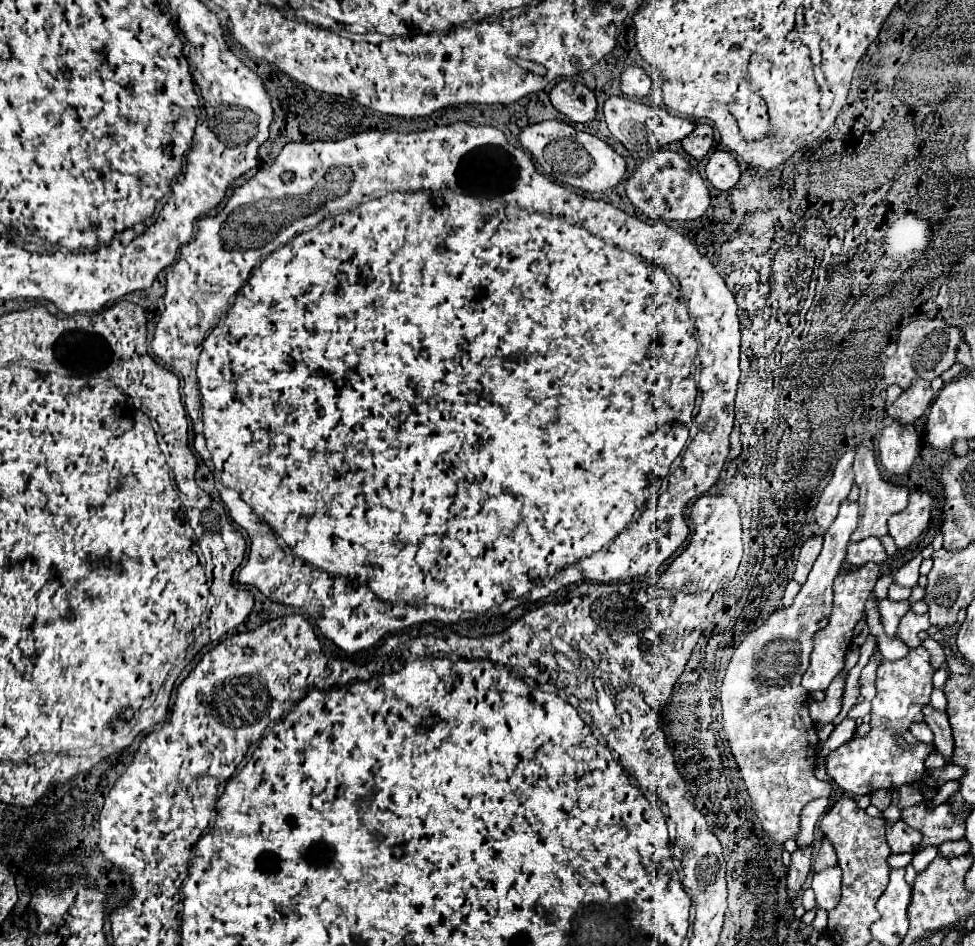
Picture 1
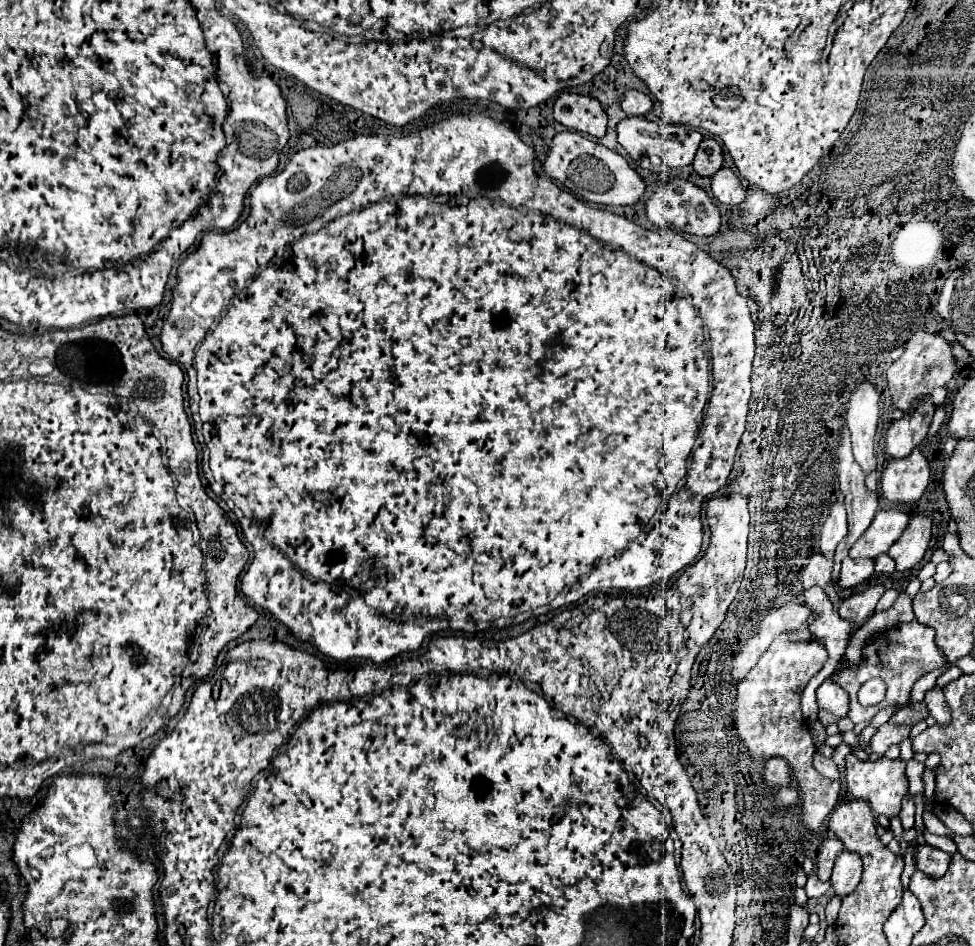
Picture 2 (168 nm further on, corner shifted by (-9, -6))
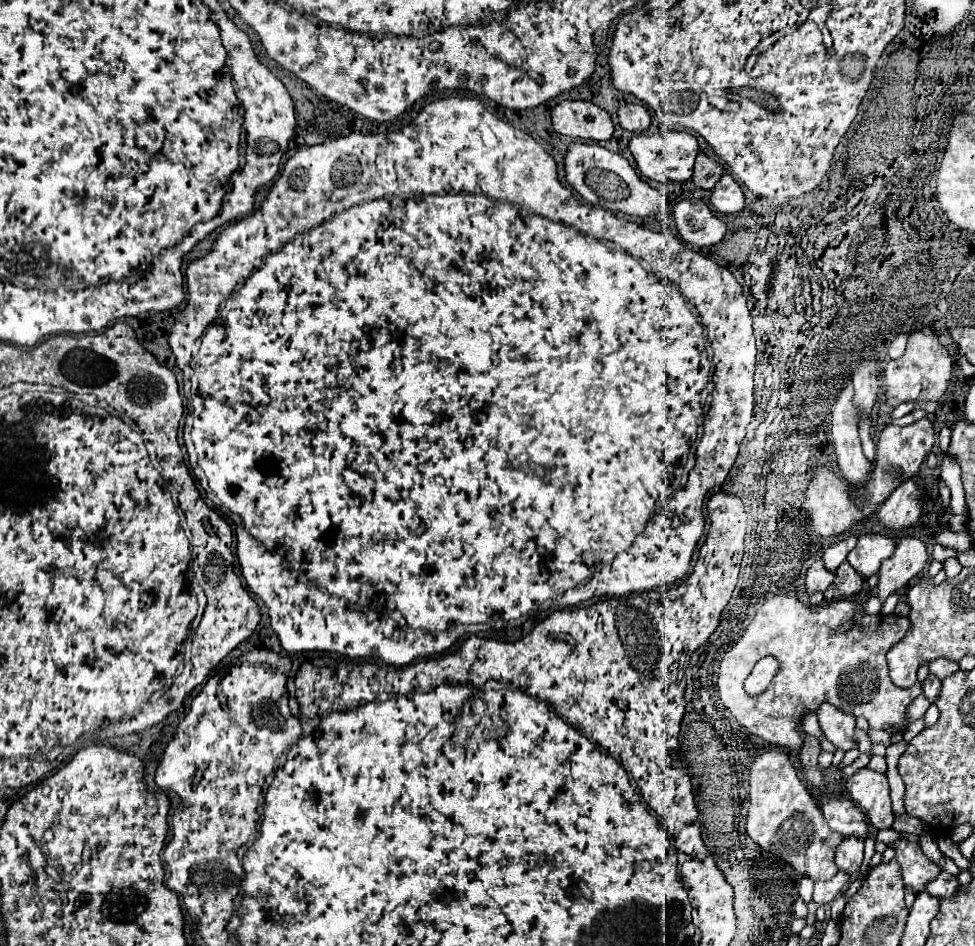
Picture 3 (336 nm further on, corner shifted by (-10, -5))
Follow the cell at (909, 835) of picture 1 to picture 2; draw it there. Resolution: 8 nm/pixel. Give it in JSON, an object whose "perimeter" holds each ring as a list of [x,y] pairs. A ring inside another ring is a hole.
{"perimeter":[[[924,844],[924,846],[918,846],[916,864],[922,872],[926,872],[926,876],[936,880],[936,878],[942,878],[946,874],[946,870],[950,866],[950,854]]]}

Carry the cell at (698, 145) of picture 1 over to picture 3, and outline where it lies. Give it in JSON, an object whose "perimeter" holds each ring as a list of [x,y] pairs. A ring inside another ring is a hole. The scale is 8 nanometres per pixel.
{"perimeter":[[[705,153],[697,155],[695,173],[693,173],[693,183],[697,187],[701,187],[701,189],[713,189],[721,175],[723,175],[723,167],[715,159],[707,157]]]}

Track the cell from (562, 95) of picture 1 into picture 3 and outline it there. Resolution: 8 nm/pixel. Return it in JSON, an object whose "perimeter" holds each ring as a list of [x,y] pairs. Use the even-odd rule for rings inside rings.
{"perimeter":[[[561,101],[551,111],[551,119],[561,135],[593,141],[607,141],[613,135],[609,113],[591,101]]]}

